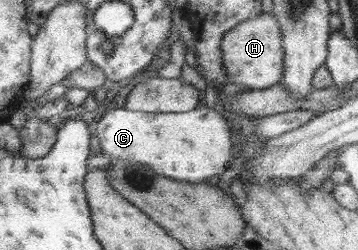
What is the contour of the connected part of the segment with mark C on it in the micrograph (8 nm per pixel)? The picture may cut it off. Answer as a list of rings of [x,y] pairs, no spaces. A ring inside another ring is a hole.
[[[199,105],[187,113],[147,113],[130,108],[111,108],[97,123],[97,138],[100,148],[111,159],[135,159],[147,163],[155,173],[180,182],[203,183],[215,175],[223,175],[233,157],[233,139],[227,119],[215,109]]]

